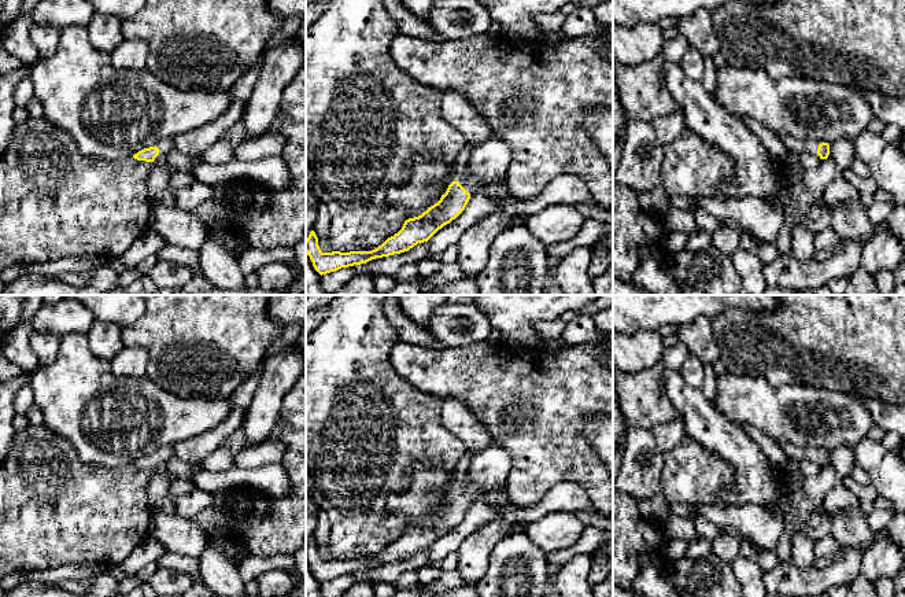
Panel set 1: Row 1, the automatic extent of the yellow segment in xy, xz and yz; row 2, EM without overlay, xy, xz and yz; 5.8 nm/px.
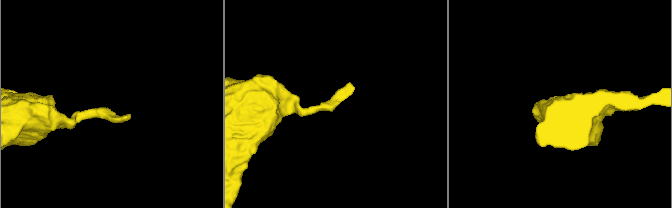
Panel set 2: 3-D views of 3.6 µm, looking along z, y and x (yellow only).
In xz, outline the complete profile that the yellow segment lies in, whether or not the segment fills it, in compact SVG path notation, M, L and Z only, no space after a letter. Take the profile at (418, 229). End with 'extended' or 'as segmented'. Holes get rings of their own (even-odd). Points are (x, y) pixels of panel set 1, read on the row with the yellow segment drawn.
M466 167L457 173L444 195L421 215L405 221L402 229L372 251L322 253L314 231L306 239L306 254L314 269L322 276L341 268L366 264L376 258L409 251L418 243L428 242L439 229L455 220L466 207L470 195L484 187Z; extended

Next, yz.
M776 134L783 144L793 152L797 154L817 154L820 159L827 159L830 155L830 144L828 143L821 143L819 144L817 141L813 140L798 140L794 139L788 134Z; extended

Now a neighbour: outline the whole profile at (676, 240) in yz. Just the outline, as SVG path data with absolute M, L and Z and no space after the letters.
M671 231L668 233L668 248L671 250L671 253L676 254L686 250L688 236L690 233L686 232Z

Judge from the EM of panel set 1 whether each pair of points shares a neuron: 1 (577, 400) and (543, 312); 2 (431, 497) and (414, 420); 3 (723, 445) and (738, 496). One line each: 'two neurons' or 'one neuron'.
1: two neurons
2: two neurons
3: one neuron

